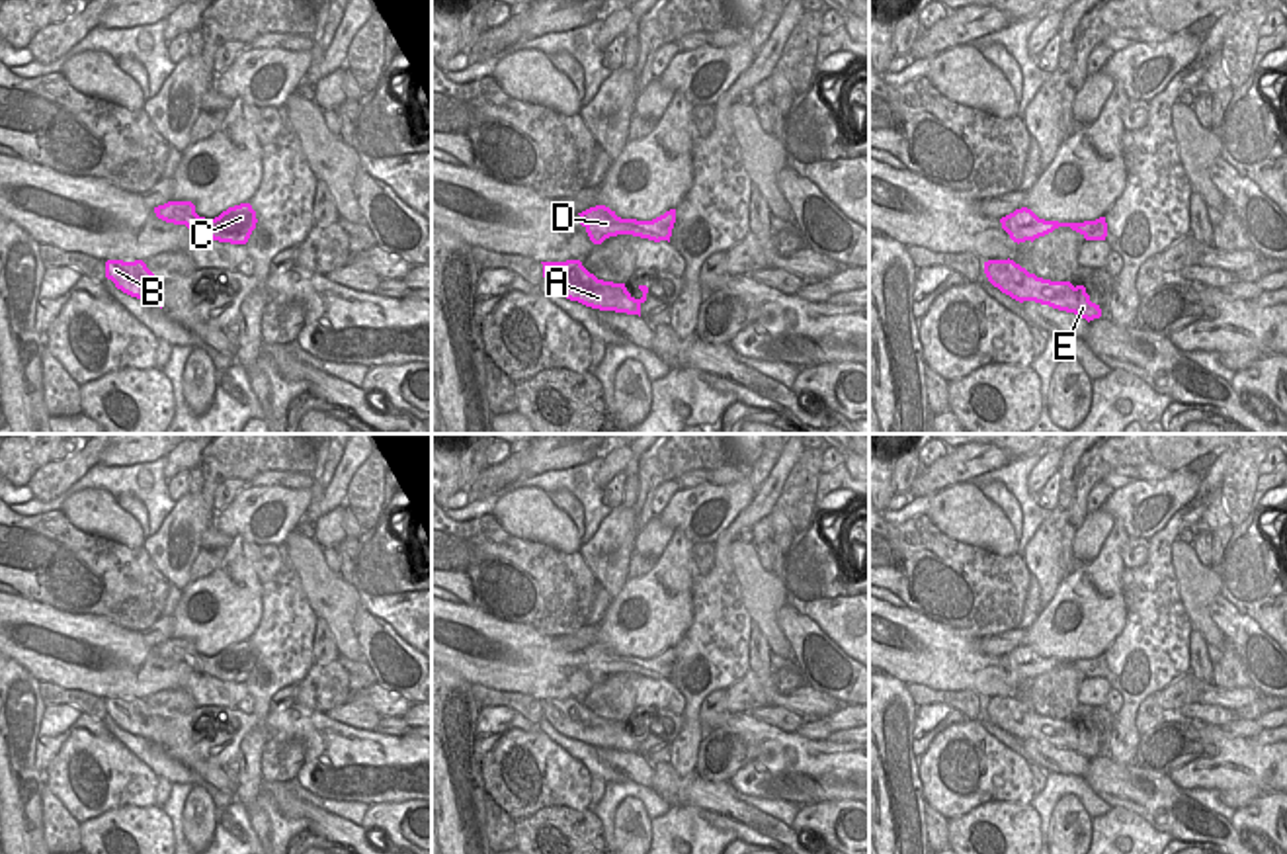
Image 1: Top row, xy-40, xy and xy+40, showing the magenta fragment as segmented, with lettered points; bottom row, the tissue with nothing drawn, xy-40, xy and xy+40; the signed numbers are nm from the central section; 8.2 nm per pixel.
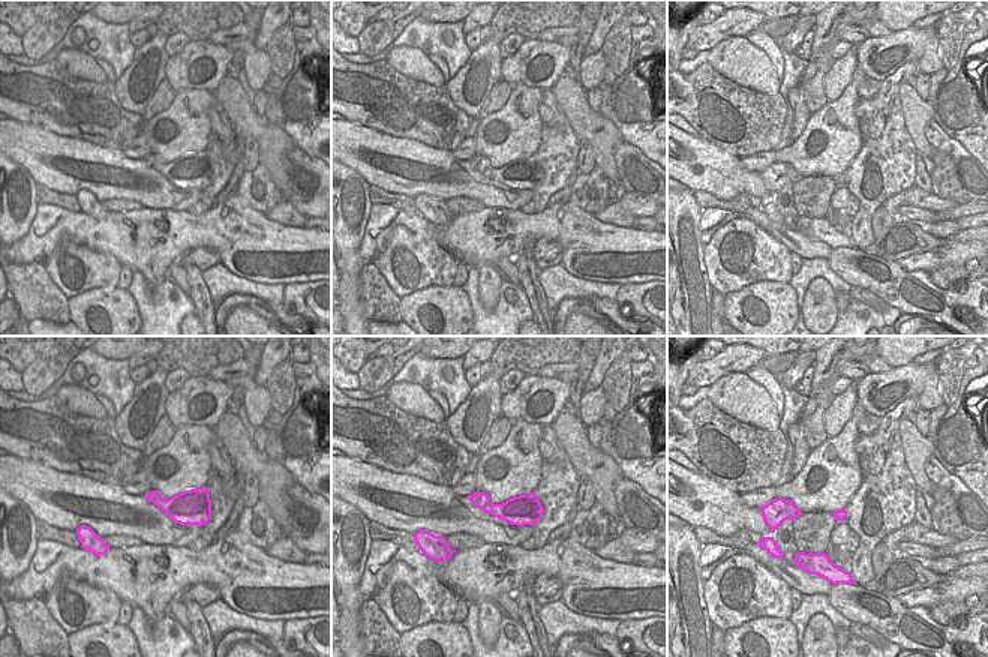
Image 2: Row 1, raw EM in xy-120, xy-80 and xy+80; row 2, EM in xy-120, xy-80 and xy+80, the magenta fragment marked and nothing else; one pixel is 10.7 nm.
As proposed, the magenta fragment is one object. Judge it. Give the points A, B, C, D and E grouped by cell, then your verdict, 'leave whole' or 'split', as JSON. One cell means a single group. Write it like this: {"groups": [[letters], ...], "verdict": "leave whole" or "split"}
{"groups": [["A", "B", "E"], ["C", "D"]], "verdict": "split"}

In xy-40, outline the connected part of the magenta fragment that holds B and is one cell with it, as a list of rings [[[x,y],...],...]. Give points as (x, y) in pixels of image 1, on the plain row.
[[[107,698],[105,715],[111,717],[123,731],[162,747],[164,719],[156,715],[143,698]]]

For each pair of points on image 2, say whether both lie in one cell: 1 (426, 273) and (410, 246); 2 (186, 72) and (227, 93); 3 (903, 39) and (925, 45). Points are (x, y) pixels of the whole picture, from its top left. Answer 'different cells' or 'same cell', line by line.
1: same cell
2: different cells
3: same cell

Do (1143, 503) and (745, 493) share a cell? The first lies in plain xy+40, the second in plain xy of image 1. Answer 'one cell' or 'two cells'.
one cell

